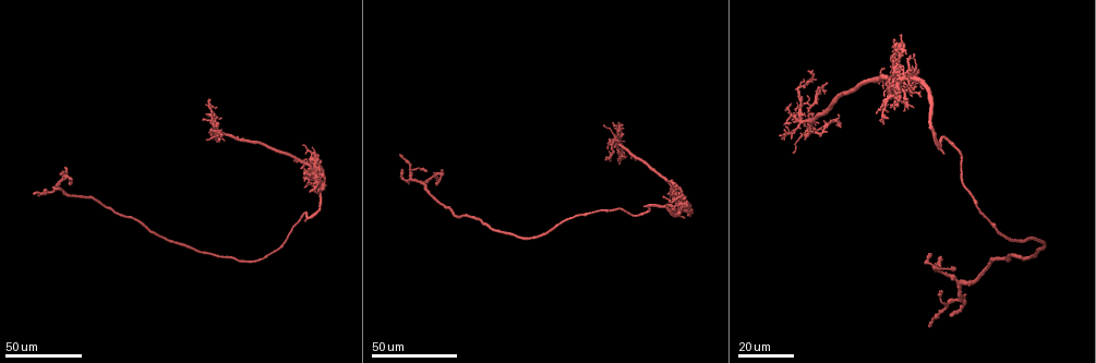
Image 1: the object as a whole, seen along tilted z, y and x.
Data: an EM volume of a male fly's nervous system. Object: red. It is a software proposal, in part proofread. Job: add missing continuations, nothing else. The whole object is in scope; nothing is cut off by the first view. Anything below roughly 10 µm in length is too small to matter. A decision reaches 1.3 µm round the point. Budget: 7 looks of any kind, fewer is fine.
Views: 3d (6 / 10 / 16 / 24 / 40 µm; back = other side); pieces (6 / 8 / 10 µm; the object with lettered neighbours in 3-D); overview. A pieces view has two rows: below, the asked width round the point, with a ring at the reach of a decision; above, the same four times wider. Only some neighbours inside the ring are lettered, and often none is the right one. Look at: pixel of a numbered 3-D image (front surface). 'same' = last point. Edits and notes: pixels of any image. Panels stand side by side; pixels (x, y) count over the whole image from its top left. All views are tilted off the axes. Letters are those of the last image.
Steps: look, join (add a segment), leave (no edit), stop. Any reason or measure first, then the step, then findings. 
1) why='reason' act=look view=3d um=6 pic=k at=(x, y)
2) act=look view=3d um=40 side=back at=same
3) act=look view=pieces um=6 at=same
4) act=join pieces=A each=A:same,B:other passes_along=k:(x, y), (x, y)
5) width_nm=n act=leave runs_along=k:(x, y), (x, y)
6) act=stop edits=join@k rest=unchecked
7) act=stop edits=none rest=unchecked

why='branch stops here' act=look view=3d um=24 pic=1 at=(930, 325)

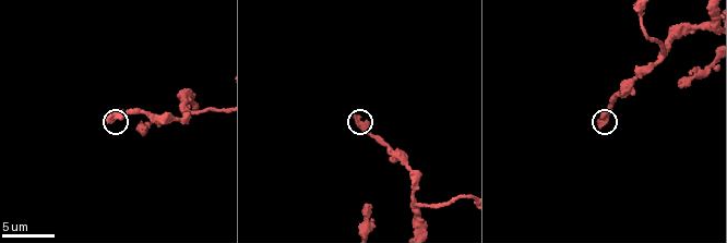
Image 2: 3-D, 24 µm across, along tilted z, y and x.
act=look view=pieces um=10 pic=2 at=(598, 127)

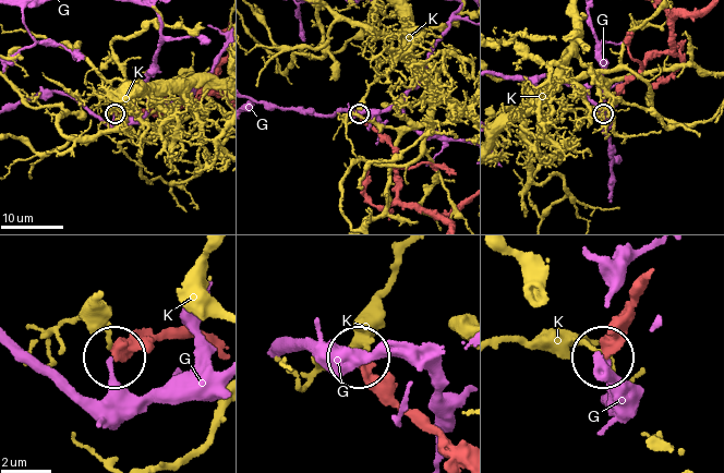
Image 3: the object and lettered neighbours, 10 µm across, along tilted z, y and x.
act=leave each=G:other,K:other runs_along=3:(647, 277), (602, 352) found='none of them fits'

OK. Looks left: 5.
why='an open end' act=look view=pieces um=10 pic=2 at=(364, 204)

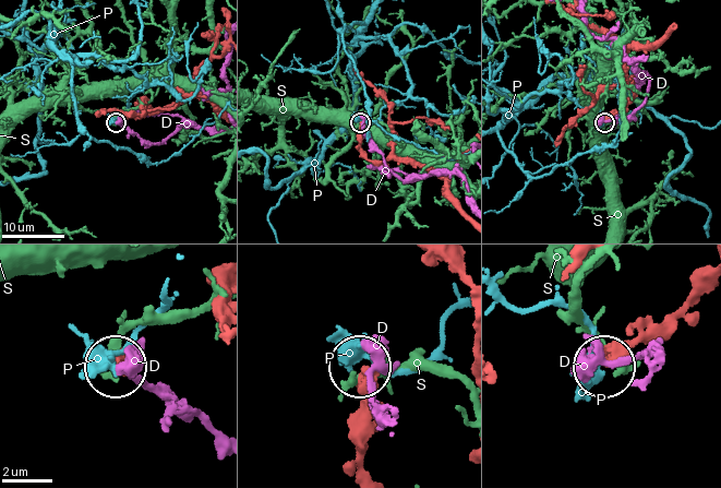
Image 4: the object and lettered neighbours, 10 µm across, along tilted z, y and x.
act=leave each=D:other,P:other,S:other found='none of them fits'

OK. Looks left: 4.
act=look view=3d um=24 pic=1 at=(205, 121)

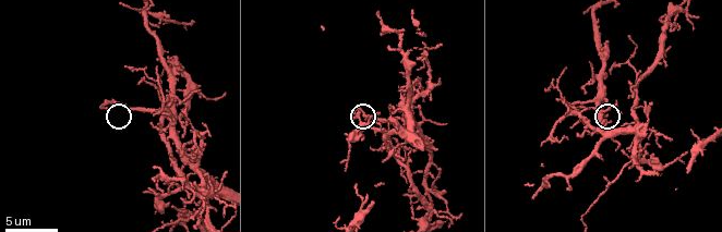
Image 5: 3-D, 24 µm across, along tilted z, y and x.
act=look view=pieces um=8 pic=5 at=(353, 114)

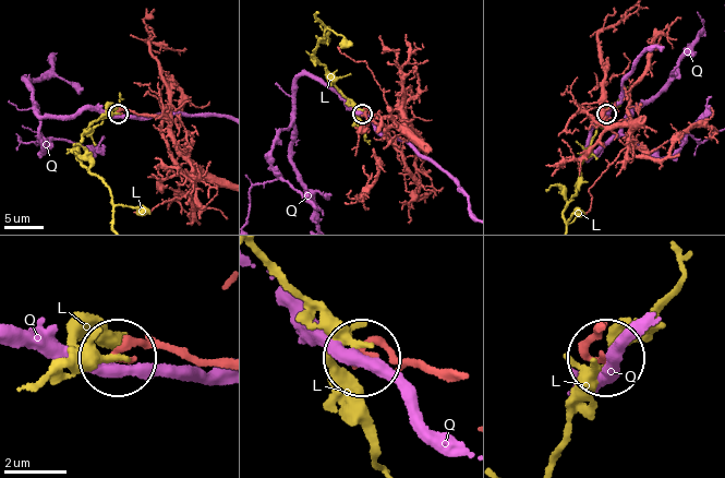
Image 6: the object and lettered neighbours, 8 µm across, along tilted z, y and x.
width_nm=170 act=leave each=L:other,Q:other found='no lettered segment goes on from it'

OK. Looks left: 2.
act=look view=3d um=24 pic=1 at=(211, 101)

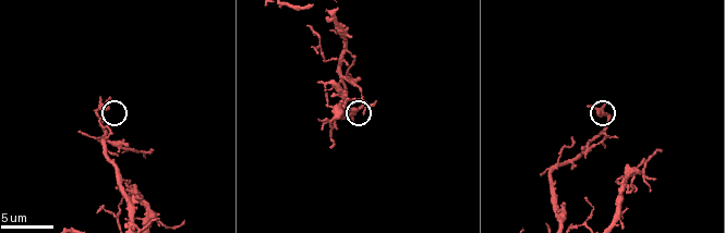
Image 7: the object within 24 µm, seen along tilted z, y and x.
why='see the neighbours' act=look view=pieces um=6 pic=7 at=(590, 105)

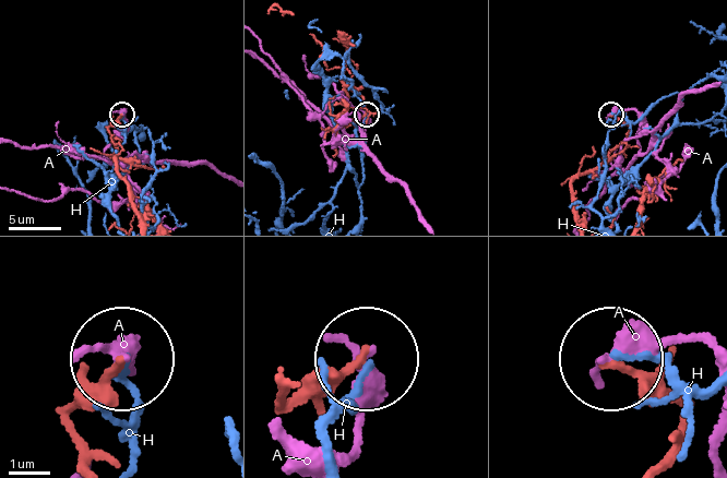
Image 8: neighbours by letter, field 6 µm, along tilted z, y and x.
width_nm=160 act=leave each=A:other,H:other runs_along=8:(79, 458), (74, 415), (106, 394), (122, 363) found='no lettered segment goes on from it'

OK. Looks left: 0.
act=stop edits=none rest=unchecked

